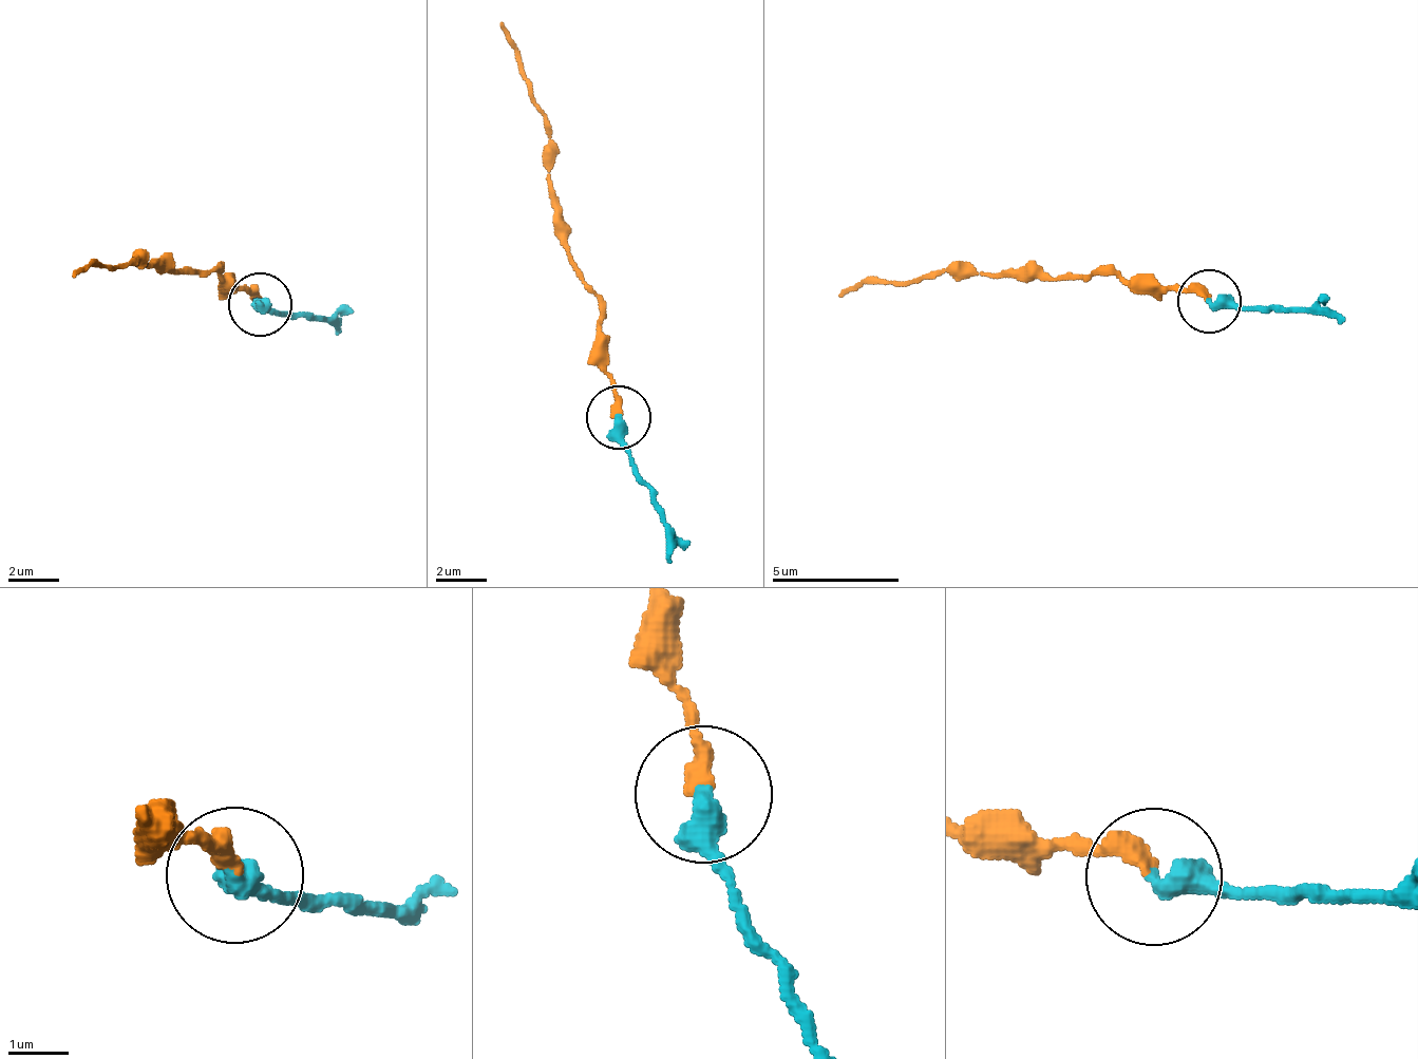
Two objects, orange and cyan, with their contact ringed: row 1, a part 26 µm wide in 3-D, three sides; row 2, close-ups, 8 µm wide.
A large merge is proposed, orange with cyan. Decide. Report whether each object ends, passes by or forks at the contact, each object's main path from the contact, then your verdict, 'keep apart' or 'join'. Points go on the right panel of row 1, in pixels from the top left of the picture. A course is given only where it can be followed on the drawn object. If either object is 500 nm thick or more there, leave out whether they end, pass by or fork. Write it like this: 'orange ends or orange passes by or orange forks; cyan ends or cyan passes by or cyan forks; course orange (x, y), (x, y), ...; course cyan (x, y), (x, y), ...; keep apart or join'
orange ends; cyan ends; course orange (1208, 300), (1092, 276), (1007, 279), (921, 273), (840, 295); course cyan (1208, 300), (1342, 322); join

